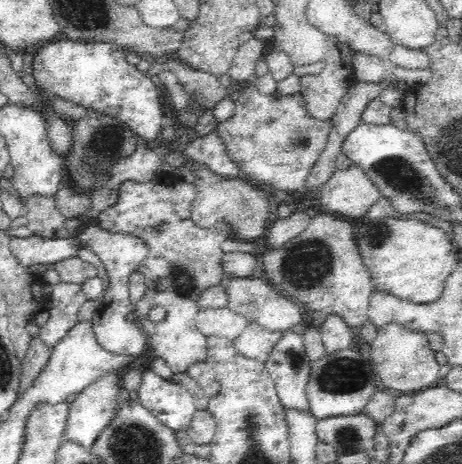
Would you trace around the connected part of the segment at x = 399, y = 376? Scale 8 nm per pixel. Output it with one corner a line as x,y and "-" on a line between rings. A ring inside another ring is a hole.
386,324
376,330
372,348
366,350
366,354
372,358
376,372
386,388
394,388
398,394
404,392
418,392
440,382
440,364
436,362
436,352
432,352
428,334
408,330
400,324

